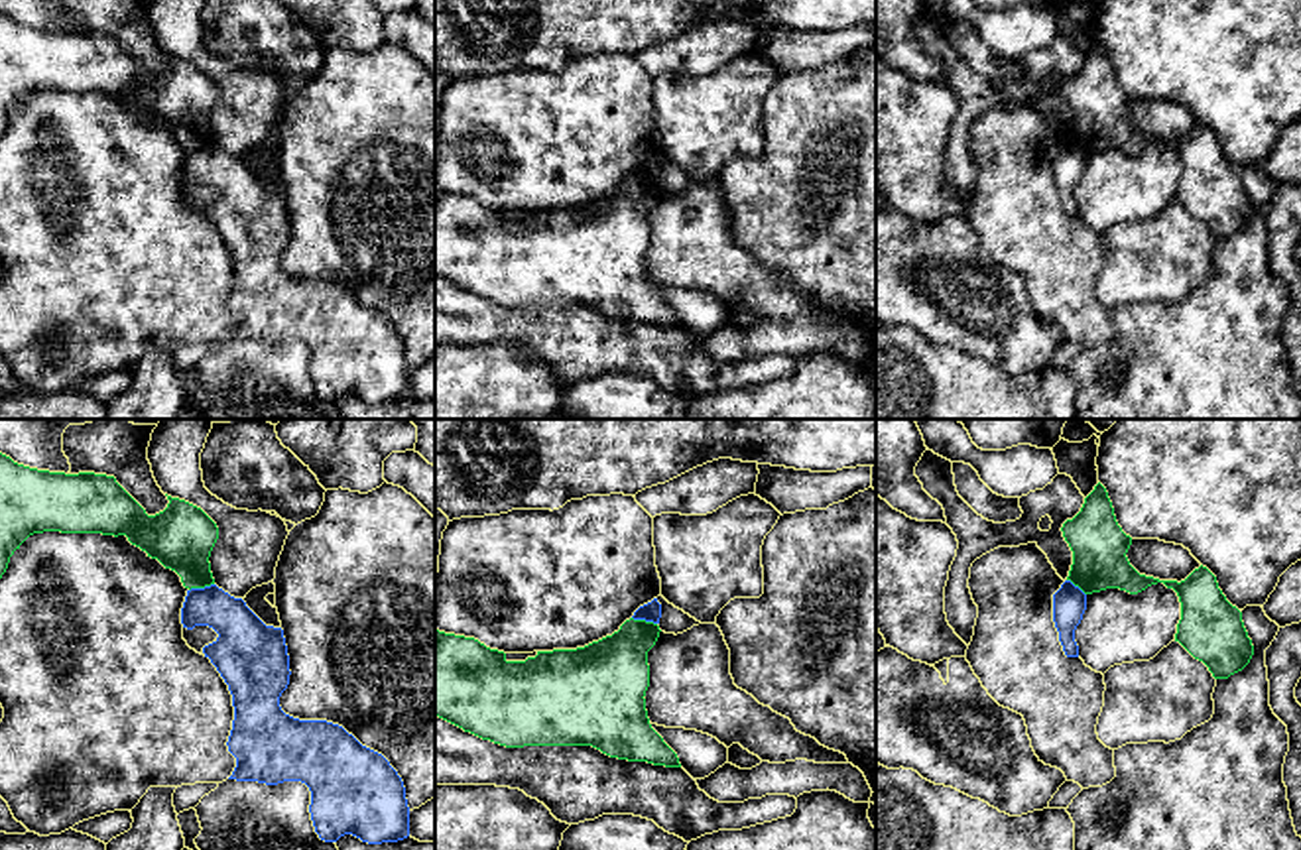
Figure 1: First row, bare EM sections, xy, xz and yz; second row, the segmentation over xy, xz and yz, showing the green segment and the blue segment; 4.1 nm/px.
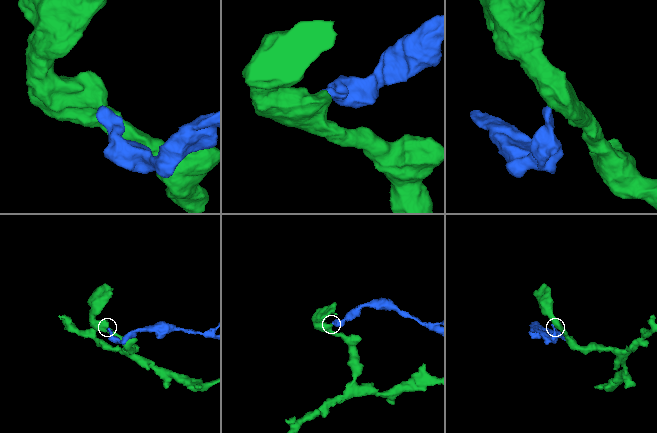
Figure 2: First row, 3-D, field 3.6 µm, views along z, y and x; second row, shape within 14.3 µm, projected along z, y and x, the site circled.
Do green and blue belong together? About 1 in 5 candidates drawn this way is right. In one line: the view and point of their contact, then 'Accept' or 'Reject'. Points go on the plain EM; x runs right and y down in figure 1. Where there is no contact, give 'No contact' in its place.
Touches green at xy (201, 146). Reject

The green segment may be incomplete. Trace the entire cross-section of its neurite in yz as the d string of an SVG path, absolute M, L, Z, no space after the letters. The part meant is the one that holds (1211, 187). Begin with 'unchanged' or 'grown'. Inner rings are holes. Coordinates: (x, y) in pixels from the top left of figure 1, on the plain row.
unchanged; M1098 41L1084 57L1081 71L1061 87L1073 110L1067 140L1084 153L1120 148L1138 153L1163 142L1181 161L1181 179L1175 201L1195 218L1203 220L1214 238L1228 238L1242 230L1254 205L1242 181L1242 171L1232 165L1218 148L1216 136L1207 128L1195 128L1185 140L1159 140L1140 134L1126 112L1132 96L1116 81L1106 47Z

